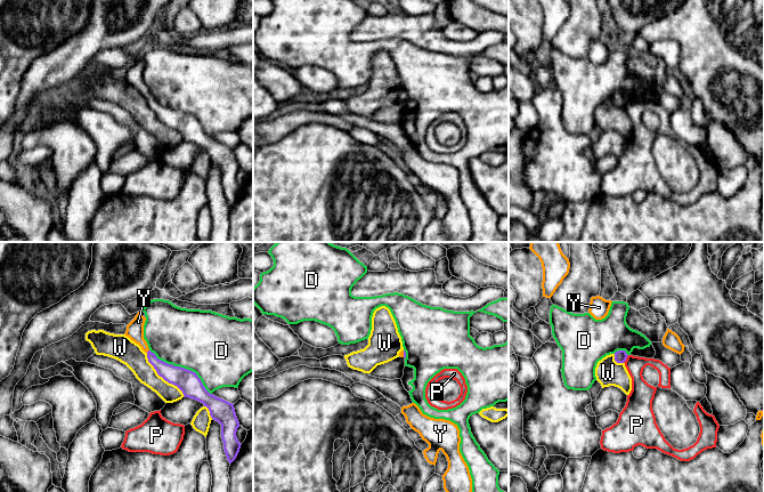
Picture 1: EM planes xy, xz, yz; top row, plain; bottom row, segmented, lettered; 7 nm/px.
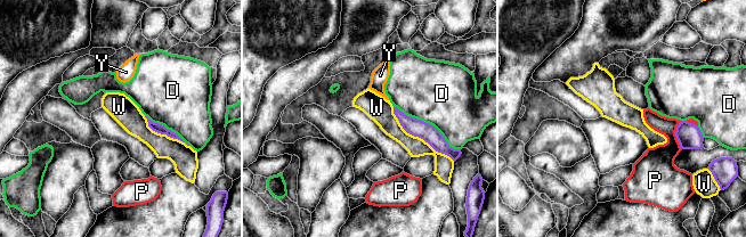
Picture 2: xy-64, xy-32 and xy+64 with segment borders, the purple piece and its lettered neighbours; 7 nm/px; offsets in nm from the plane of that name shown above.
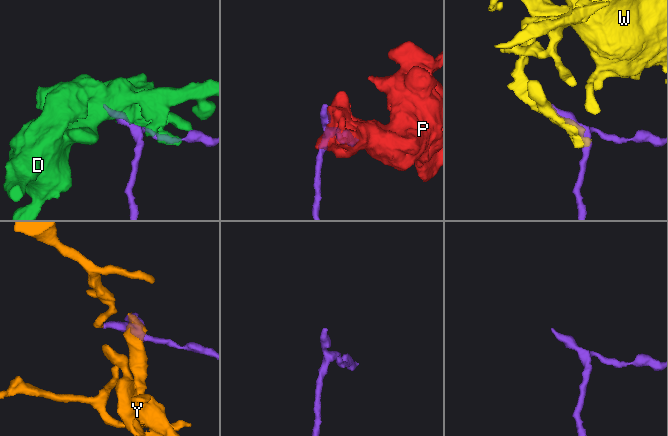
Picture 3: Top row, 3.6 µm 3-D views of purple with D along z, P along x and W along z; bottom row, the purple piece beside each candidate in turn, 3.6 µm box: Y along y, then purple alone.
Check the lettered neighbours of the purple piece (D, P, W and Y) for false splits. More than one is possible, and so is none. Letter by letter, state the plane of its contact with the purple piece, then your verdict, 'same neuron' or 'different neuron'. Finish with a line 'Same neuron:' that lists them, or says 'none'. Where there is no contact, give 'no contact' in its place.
D: contact in xy; different neuron
P: contact in yz; different neuron
W: contact in xy; different neuron
Y: contact in xz; same neuron
Same neuron: Y

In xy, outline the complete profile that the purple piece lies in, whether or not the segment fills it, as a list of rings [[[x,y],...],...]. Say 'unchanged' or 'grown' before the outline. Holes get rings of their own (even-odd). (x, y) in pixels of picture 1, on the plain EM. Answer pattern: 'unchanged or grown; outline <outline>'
grown; outline [[[143,54],[127,70],[124,79],[141,91],[147,98],[148,106],[154,111],[160,121],[169,128],[177,130],[185,142],[196,144],[209,153],[211,162],[221,169],[223,194],[227,204],[231,208],[236,203],[242,189],[236,182],[239,167],[235,158],[234,148],[210,138],[195,116],[159,104],[149,95],[144,83],[146,62],[141,59],[141,56]]]

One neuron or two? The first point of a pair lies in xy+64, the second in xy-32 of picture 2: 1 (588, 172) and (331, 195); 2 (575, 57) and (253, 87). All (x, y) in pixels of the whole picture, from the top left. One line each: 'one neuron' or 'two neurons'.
1: one neuron
2: two neurons

